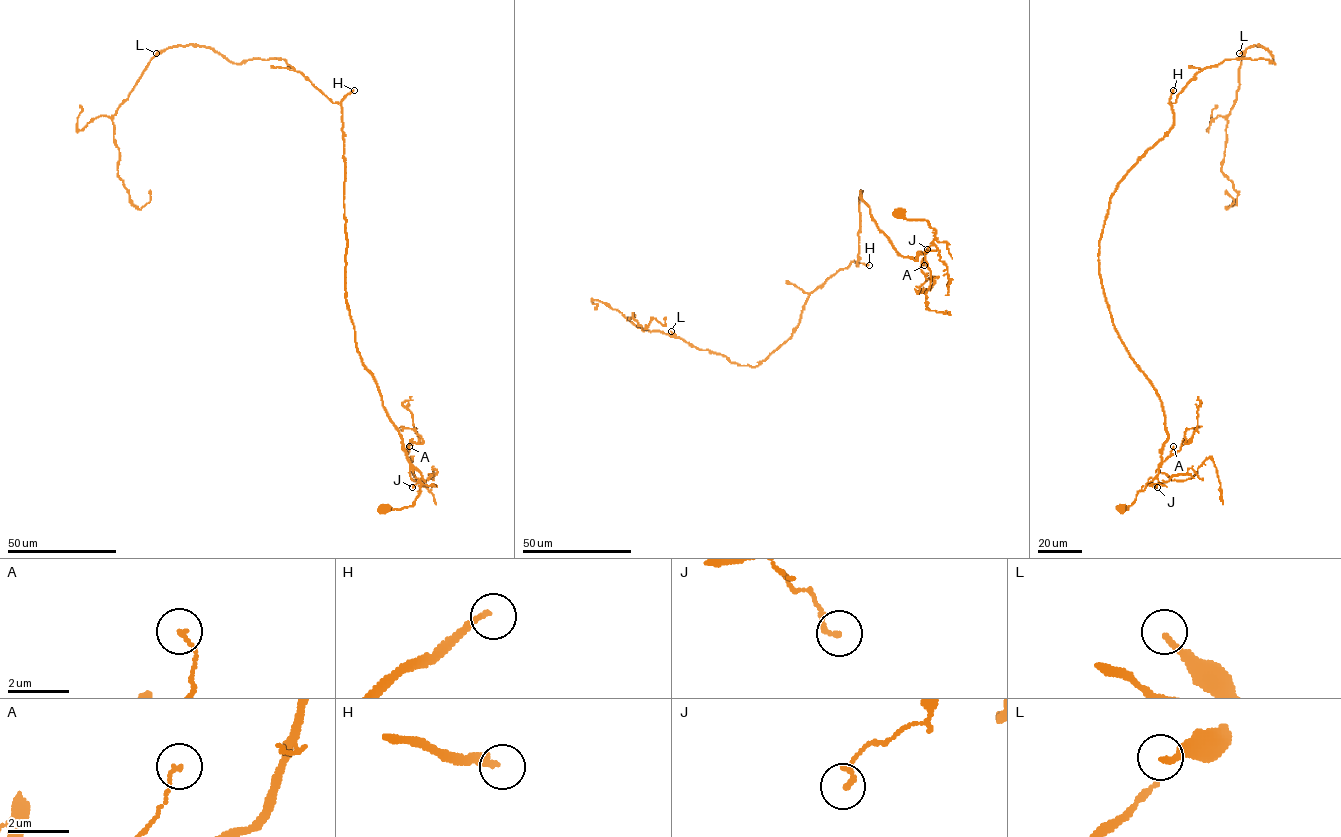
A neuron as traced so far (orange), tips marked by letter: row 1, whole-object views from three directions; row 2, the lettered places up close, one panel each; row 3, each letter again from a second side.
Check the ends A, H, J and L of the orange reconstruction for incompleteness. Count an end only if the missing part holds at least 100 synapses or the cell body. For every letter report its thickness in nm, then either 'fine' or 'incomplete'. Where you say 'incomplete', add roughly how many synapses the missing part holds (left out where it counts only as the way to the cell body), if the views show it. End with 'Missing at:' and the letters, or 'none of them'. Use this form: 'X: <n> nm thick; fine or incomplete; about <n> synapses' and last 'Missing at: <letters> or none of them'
A: 120 nm thick; fine
H: 200 nm thick; incomplete; about 120 synapses
J: 170 nm thick; fine
L: 200 nm thick; fine
Missing at: H

